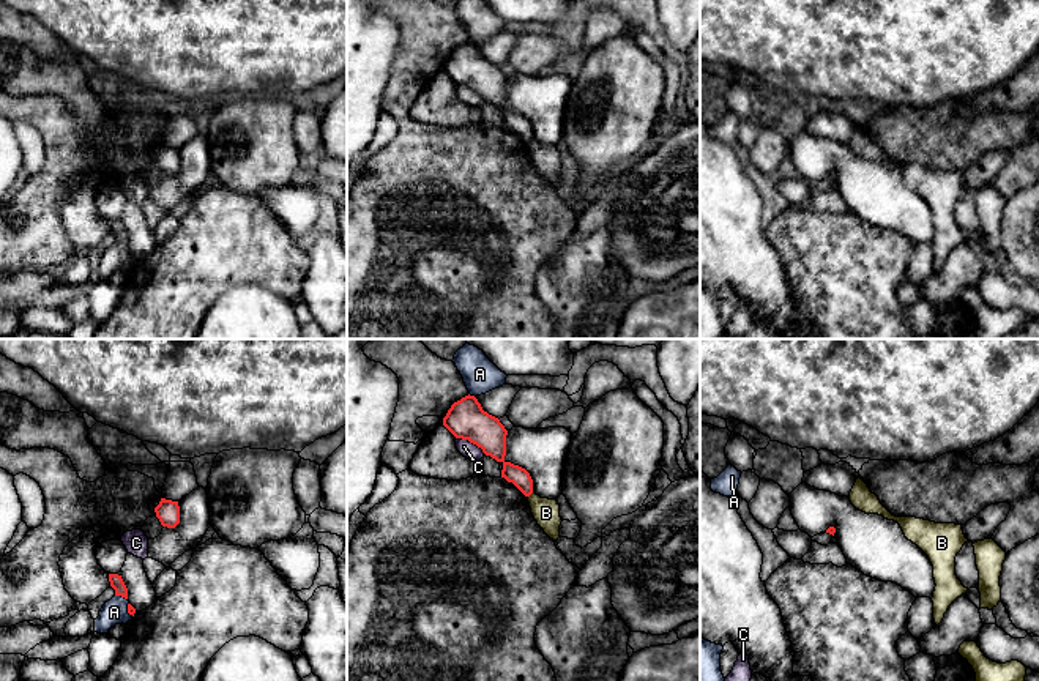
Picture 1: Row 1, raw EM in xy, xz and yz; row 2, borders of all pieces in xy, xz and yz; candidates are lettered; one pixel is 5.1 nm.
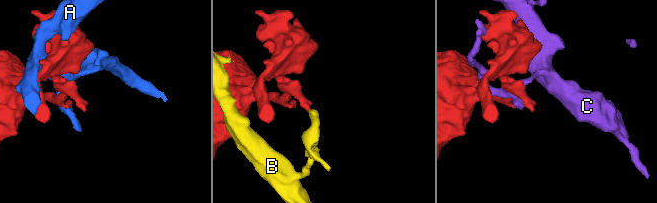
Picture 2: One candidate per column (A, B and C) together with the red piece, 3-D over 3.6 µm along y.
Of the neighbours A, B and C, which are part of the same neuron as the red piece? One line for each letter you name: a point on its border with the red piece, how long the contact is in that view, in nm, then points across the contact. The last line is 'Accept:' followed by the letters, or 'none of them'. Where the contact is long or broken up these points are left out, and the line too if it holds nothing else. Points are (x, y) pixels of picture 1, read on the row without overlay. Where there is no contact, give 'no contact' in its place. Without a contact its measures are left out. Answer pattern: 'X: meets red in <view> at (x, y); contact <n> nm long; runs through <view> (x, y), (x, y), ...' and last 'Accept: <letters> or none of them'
Accept: none of them

